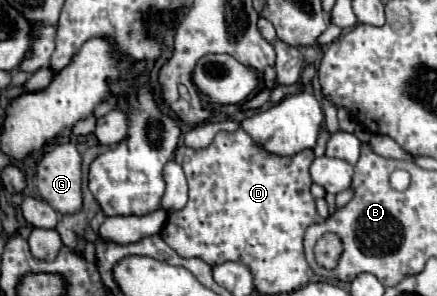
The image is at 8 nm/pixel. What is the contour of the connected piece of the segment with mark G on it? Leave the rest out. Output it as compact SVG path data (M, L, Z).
M72 142L58 144L38 164L36 188L44 202L48 202L60 214L76 214L82 208L82 156Z

